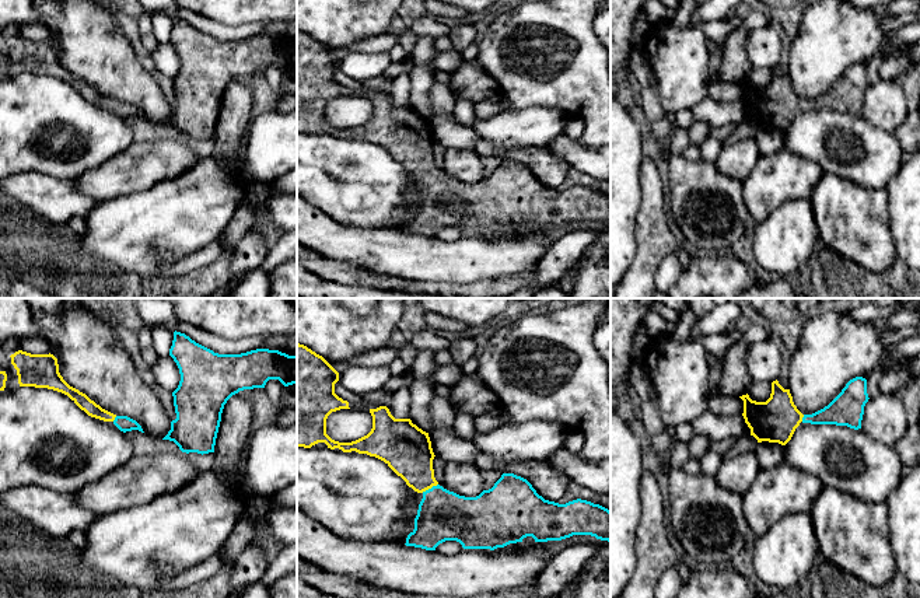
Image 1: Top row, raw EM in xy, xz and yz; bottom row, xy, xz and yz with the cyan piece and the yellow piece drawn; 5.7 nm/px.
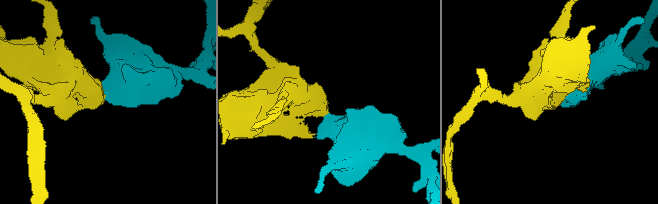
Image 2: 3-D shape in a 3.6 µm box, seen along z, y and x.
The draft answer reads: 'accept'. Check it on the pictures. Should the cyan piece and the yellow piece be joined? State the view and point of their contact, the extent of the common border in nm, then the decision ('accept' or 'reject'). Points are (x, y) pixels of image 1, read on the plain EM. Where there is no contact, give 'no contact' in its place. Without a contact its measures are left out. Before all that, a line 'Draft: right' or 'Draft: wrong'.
Draft: right
xz (429, 175) | 110 nm | accept

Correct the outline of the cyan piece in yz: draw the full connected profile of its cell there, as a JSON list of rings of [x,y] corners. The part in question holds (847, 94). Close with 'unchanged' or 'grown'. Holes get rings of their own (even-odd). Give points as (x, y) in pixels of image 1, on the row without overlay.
[[[856,63],[850,66],[842,78],[823,95],[802,101],[793,88],[790,76],[784,76],[779,67],[772,69],[772,80],[766,88],[756,88],[749,81],[739,83],[744,87],[744,105],[758,129],[769,127],[786,132],[800,109],[836,111],[850,115],[861,115],[864,92],[868,88],[867,66]]]; grown

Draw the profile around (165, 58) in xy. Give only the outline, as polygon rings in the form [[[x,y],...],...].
[[[171,42],[161,43],[150,55],[155,69],[165,77],[174,78],[181,67],[181,60],[176,49]]]

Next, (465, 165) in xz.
[[[445,148],[438,171],[465,183],[476,183],[485,176],[480,155],[468,148]]]

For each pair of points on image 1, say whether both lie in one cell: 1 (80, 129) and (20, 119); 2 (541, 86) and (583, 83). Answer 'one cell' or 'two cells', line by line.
1: one cell
2: one cell

